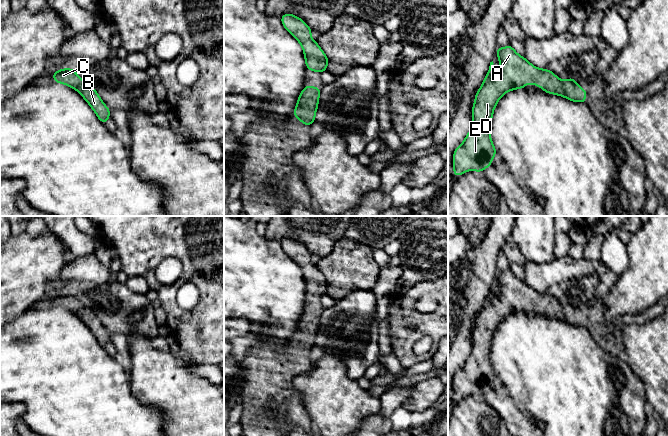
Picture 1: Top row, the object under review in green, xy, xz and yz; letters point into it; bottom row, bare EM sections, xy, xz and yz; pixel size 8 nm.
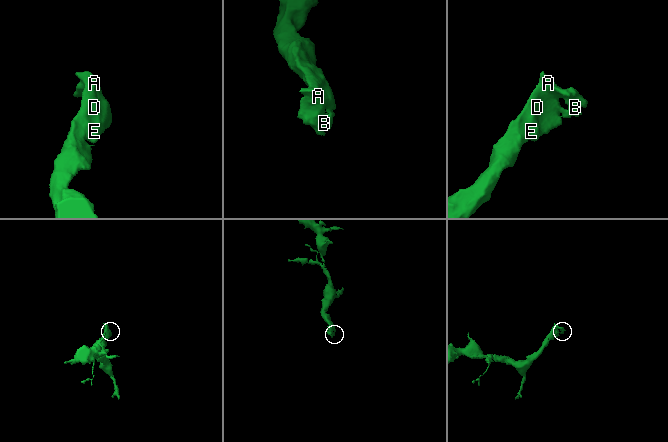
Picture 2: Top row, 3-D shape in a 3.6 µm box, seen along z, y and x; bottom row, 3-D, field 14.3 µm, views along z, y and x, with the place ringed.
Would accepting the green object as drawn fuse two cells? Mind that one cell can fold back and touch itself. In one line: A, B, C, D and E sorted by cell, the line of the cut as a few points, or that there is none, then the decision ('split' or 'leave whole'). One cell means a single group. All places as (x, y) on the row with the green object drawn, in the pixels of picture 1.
A B C D E; no cut; leave whole

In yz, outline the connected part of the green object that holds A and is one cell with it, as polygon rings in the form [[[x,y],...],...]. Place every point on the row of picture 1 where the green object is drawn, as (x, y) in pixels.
[[[511,45],[501,49],[497,46],[496,54],[500,60],[499,72],[492,70],[494,63],[490,62],[487,75],[475,96],[472,127],[453,154],[455,177],[470,170],[480,173],[492,165],[497,152],[490,137],[491,121],[499,99],[506,92],[534,84],[546,93],[586,103],[586,90],[575,82],[575,77],[561,81],[552,71],[533,66]]]

